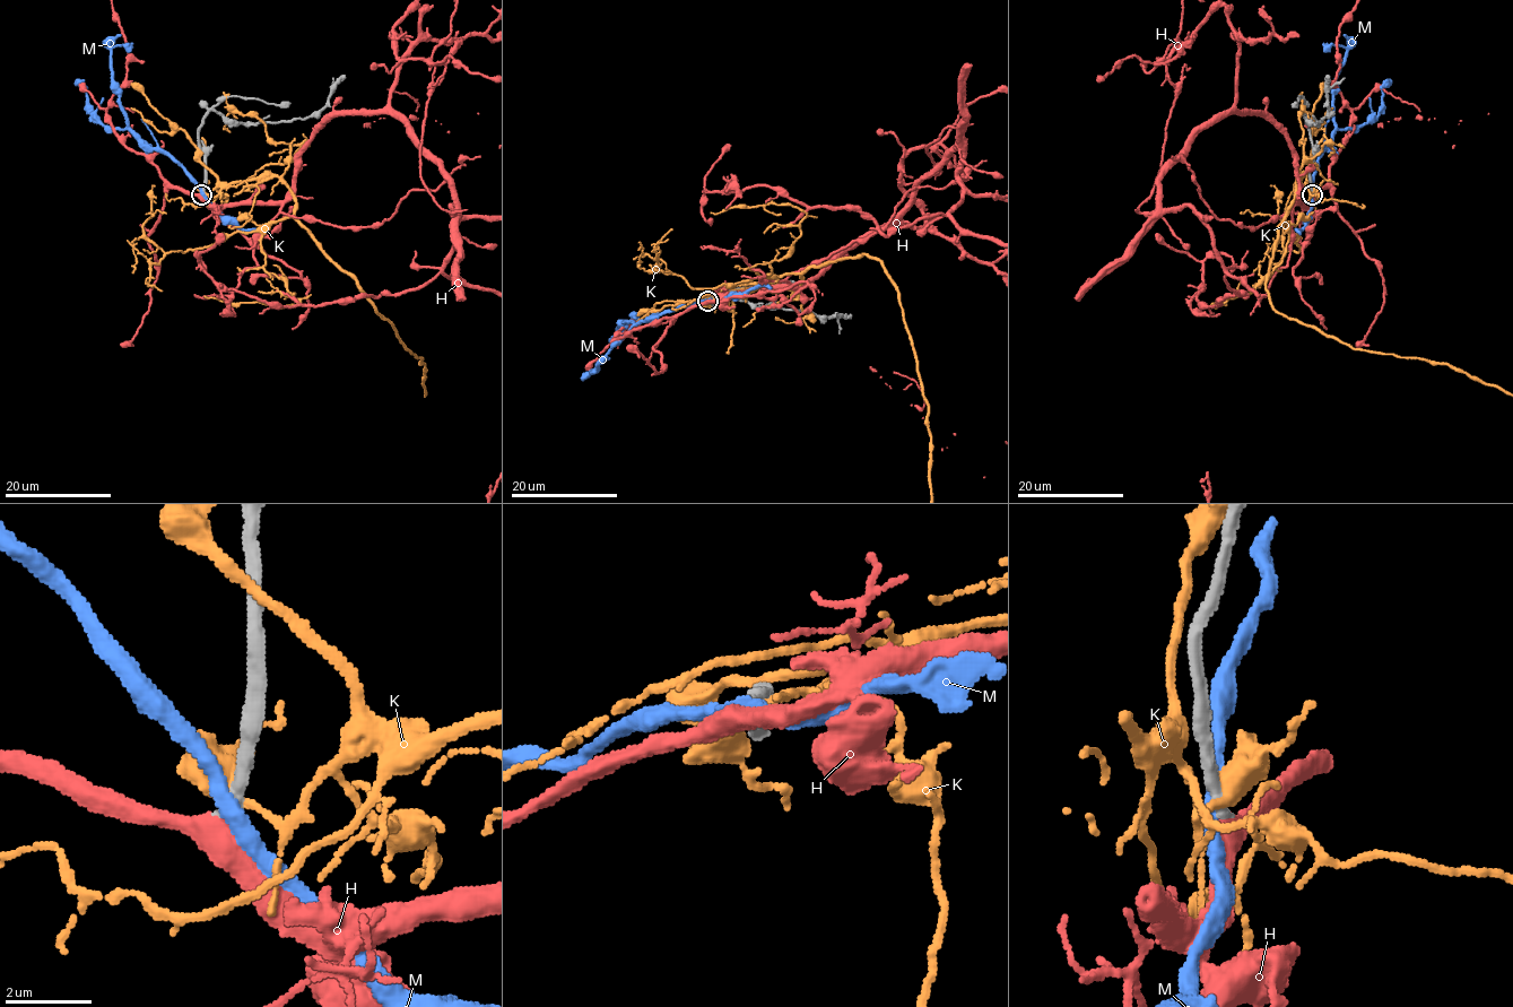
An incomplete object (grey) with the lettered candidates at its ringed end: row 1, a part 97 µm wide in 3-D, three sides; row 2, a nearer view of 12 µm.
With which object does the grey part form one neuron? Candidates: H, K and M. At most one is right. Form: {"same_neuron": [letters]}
{"same_neuron": ["H"]}

